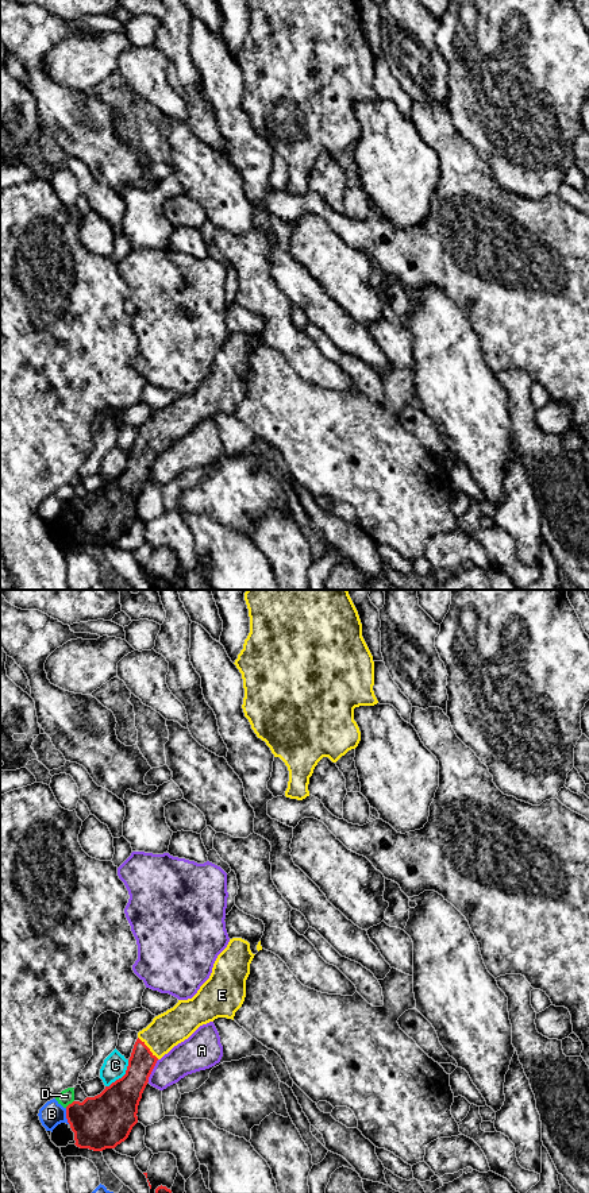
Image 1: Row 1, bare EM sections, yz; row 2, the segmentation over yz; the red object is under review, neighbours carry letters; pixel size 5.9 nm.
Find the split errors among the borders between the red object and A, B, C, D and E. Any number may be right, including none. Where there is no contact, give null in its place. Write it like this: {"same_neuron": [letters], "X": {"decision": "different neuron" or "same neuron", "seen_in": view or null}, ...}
{"same_neuron": ["E"], "A": {"decision": "different neuron", "seen_in": "yz"}, "B": {"decision": "different neuron", "seen_in": "yz"}, "C": {"decision": "different neuron", "seen_in": "yz"}, "D": {"decision": "different neuron", "seen_in": "yz"}, "E": {"decision": "same neuron", "seen_in": "yz"}}

